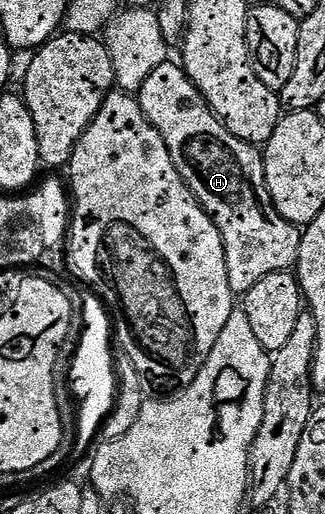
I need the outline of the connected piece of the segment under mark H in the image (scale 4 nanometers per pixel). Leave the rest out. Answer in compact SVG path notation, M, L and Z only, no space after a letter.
M166 62L158 66L144 82L139 93L141 108L145 117L153 123L155 130L167 142L167 150L185 180L185 185L193 191L193 197L205 208L205 213L215 222L225 247L227 278L231 282L234 294L250 292L255 282L263 282L267 274L288 272L297 263L302 229L296 224L287 222L273 204L267 190L265 177L265 158L260 147L235 138L225 123L214 114L203 94L189 80L180 63Z

